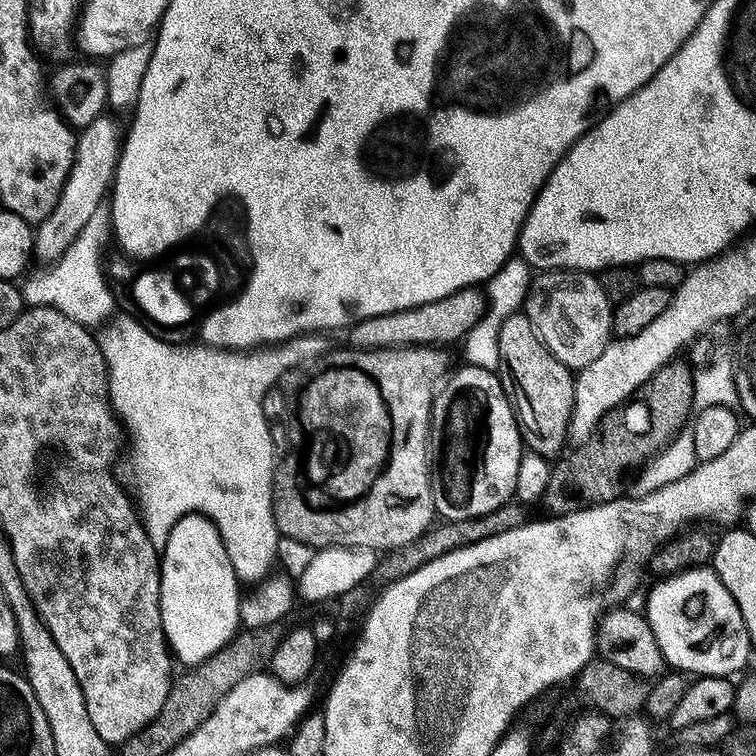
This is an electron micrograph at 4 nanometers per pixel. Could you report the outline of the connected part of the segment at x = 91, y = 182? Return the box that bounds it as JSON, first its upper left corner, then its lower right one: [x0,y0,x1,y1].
[34,114,122,265]

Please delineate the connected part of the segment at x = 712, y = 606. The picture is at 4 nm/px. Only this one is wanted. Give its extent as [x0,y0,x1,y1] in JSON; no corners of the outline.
[646,570,754,674]

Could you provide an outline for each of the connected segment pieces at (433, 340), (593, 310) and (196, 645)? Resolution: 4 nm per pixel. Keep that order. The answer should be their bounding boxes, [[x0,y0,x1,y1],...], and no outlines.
[[347,286,485,348],[523,270,614,370],[160,512,242,666]]

